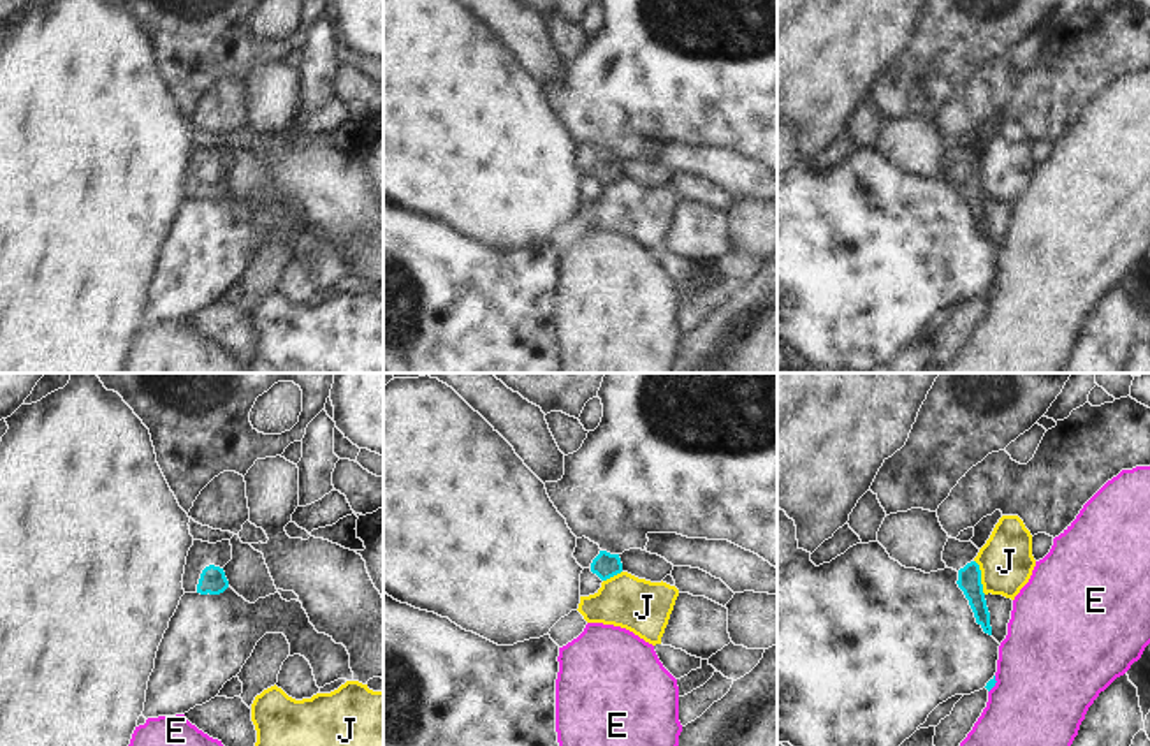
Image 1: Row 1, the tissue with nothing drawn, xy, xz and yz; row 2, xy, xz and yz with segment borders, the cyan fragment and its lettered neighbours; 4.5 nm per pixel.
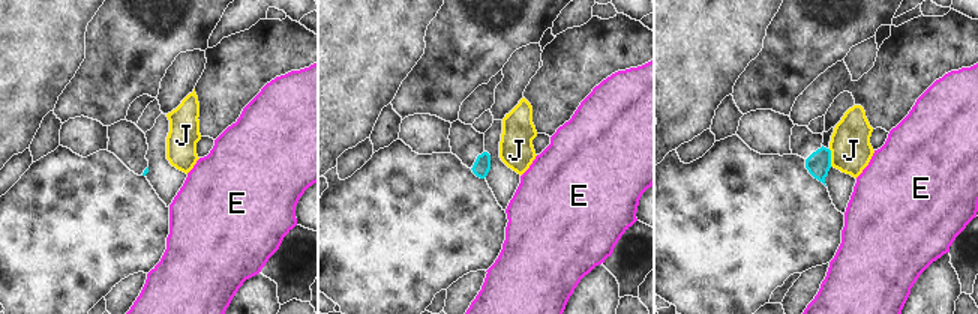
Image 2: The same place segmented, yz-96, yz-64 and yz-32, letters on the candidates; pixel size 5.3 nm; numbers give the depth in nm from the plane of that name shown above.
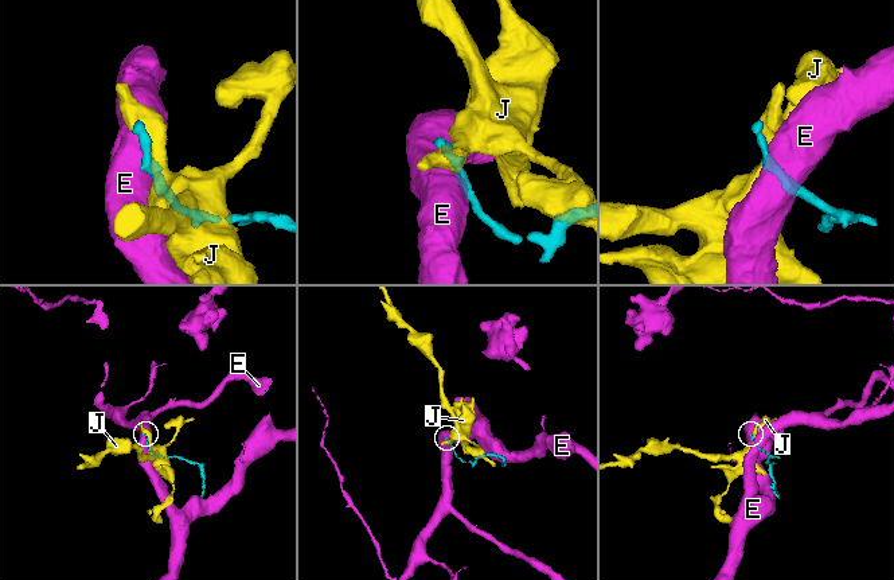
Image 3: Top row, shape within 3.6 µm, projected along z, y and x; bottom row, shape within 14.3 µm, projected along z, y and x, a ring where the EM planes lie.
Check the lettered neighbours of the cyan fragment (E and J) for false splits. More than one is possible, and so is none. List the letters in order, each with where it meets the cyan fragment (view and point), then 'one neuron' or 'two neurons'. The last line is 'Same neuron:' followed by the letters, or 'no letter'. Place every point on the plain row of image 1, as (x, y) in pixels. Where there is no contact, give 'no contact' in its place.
E: yz (994, 291) | two neurons
J: yz (980, 183) | two neurons
Same neuron: no letter

